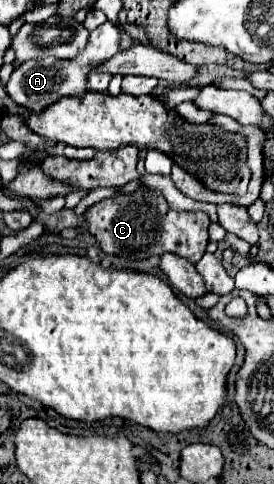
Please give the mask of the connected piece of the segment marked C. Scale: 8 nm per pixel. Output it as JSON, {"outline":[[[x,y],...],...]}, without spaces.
{"outline":[[[140,186],[130,194],[116,194],[106,198],[84,212],[86,230],[96,238],[104,254],[112,254],[128,260],[146,260],[172,252],[196,264],[208,244],[210,218],[206,212],[178,212],[172,210],[166,198],[152,188]]]}

